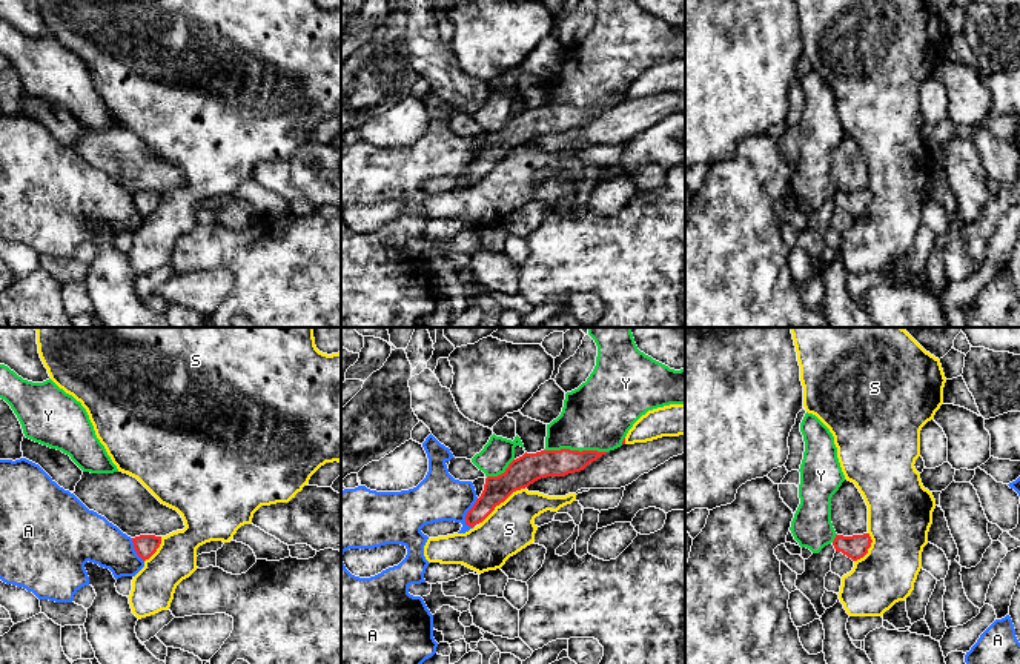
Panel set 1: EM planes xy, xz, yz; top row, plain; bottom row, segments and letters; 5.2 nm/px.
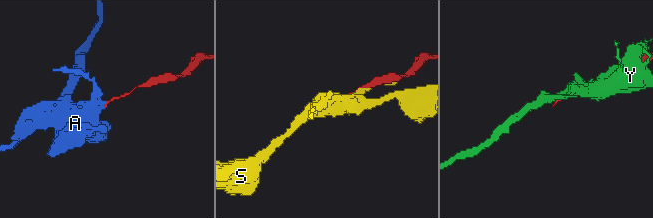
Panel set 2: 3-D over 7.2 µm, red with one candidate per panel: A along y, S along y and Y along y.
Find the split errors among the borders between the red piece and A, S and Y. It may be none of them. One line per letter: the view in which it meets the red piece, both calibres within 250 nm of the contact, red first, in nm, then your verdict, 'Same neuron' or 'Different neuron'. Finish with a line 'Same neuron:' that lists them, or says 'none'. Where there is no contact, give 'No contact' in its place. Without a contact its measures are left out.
A: Touches red in xz. Thickness 140 nm (red) against 240 nm. Different neuron
S: Touches red in xz. Thickness 160 nm (red) against 260 nm. Different neuron
Y: Touches red in xz. Thickness 150 nm (red) against 360 nm. Different neuron
Same neuron: none

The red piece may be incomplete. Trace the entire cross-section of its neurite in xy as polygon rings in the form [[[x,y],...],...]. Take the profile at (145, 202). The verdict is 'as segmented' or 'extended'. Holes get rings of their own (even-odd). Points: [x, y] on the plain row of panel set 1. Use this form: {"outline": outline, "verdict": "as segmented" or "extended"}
{"outline": [[[140,191],[140,192],[135,192],[132,194],[132,198],[134,198],[134,204],[137,208],[137,211],[146,217],[149,215],[155,208],[157,204],[160,203],[161,200],[161,192],[155,192],[155,191]]], "verdict": "as segmented"}

